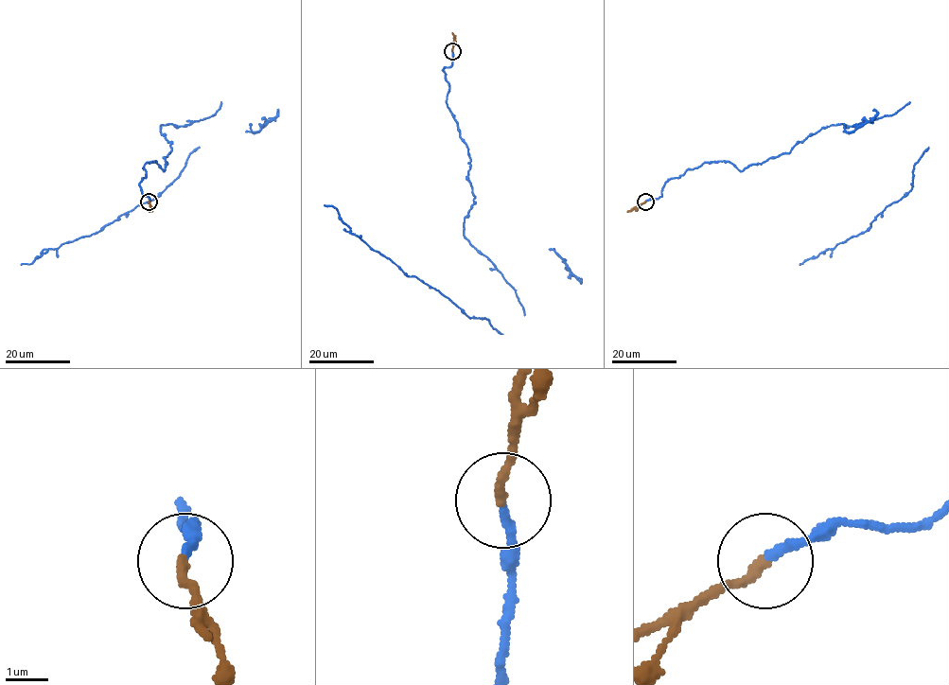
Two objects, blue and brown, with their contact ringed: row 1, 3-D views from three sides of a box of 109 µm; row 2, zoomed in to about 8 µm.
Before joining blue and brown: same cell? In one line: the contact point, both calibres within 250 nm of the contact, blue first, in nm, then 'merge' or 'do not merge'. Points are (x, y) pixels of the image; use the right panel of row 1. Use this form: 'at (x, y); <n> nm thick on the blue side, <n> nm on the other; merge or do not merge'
at (645, 201); 200 nm thick on the blue side, 240 nm on the other; do not merge

